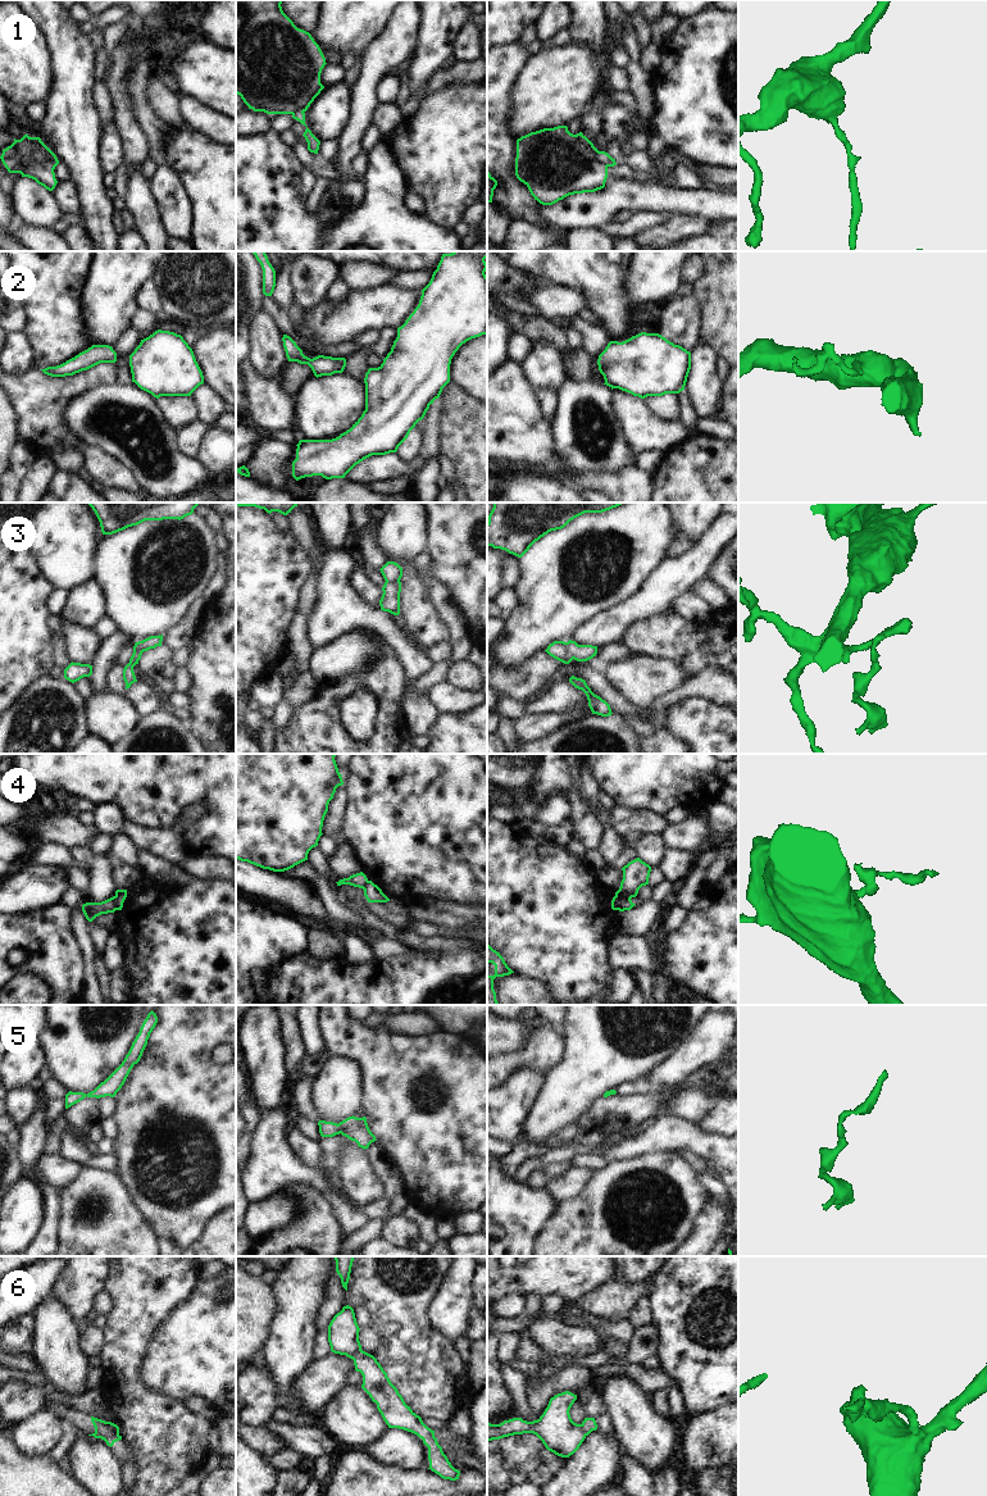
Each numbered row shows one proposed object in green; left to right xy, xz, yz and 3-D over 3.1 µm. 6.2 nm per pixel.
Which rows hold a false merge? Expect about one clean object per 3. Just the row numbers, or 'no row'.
1, 3, 4, 6

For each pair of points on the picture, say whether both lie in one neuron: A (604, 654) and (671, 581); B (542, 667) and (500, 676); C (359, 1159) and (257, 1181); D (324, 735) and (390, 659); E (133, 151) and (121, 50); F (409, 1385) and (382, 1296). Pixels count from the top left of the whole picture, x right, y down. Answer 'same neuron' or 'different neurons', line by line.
A: different neurons
B: same neuron
C: different neurons
D: same neuron
E: same neuron
F: same neuron

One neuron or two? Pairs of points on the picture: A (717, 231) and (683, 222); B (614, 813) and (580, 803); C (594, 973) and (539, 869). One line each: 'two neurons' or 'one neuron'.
A: two neurons
B: two neurons
C: one neuron

